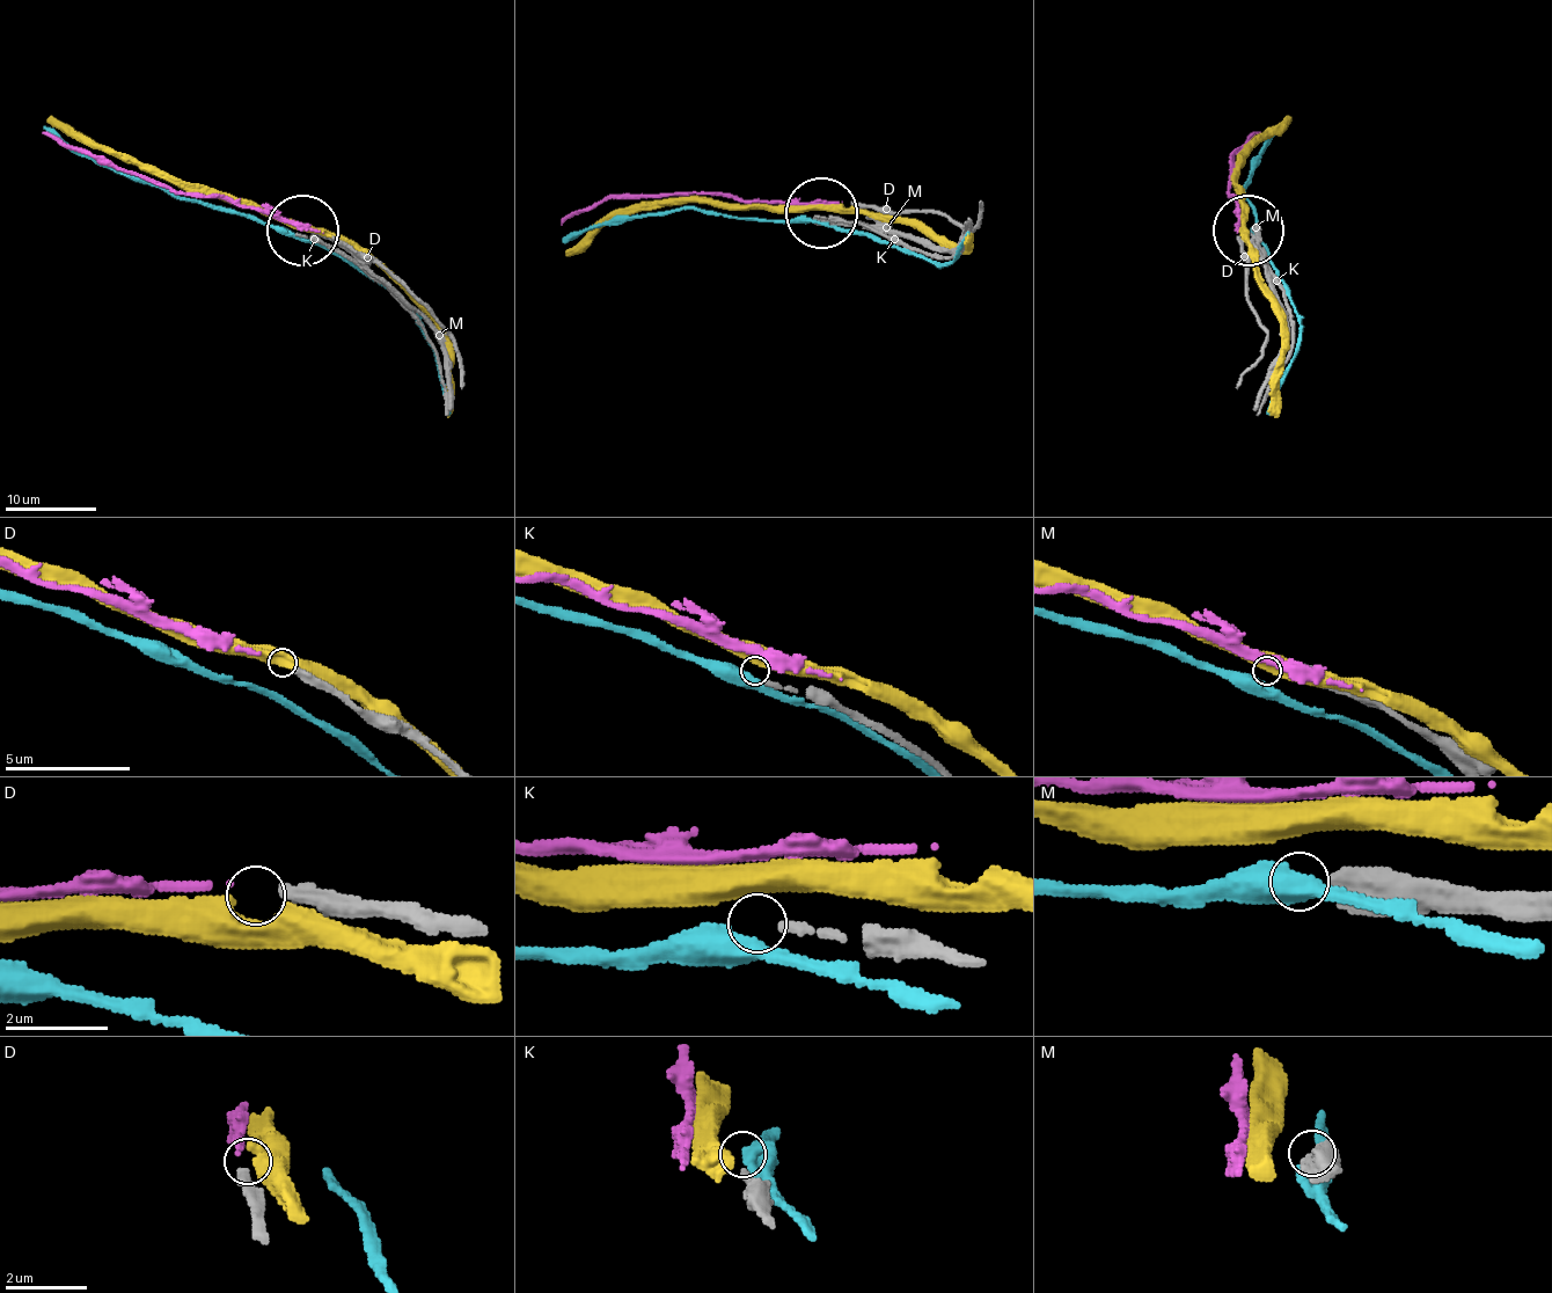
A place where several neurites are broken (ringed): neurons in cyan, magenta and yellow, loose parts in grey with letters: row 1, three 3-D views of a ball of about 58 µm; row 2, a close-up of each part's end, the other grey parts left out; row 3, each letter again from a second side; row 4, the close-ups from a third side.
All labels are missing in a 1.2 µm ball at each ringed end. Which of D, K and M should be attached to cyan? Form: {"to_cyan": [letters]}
{"to_cyan": []}

